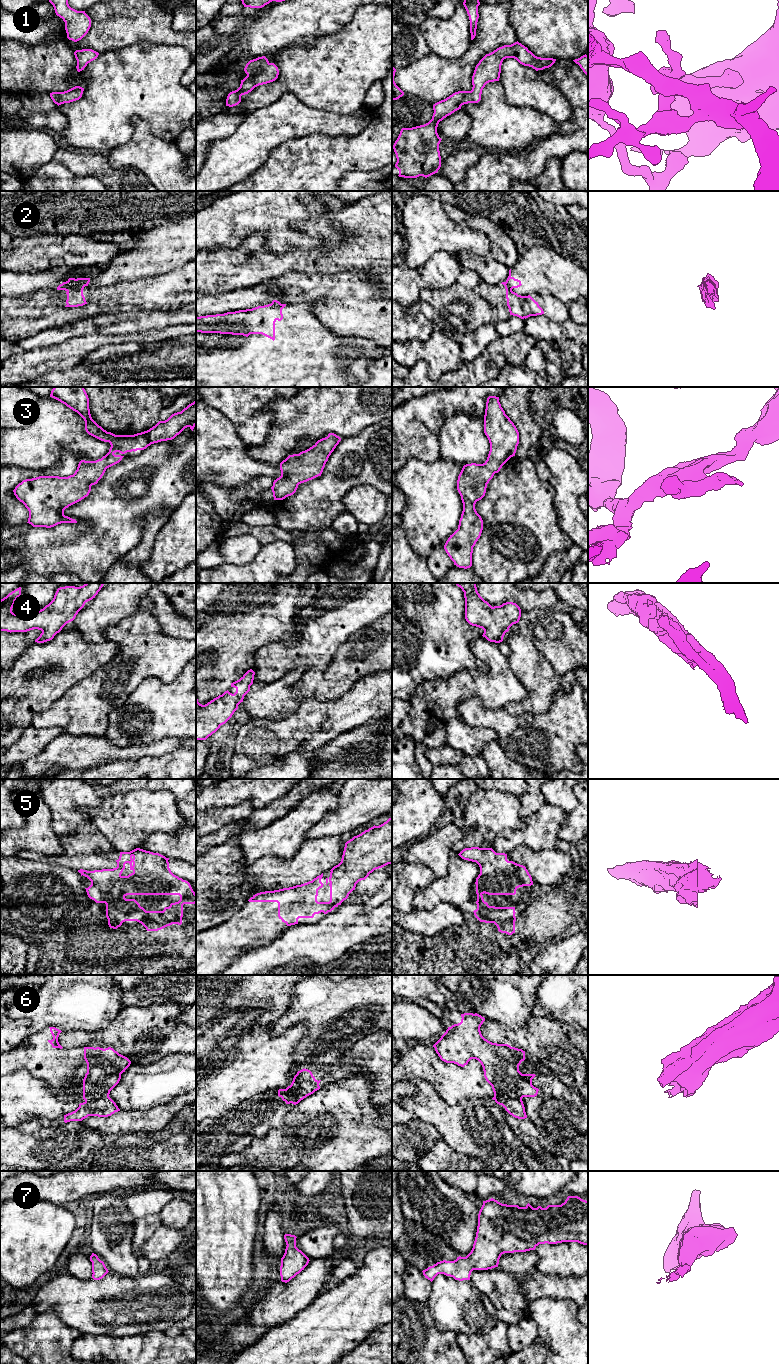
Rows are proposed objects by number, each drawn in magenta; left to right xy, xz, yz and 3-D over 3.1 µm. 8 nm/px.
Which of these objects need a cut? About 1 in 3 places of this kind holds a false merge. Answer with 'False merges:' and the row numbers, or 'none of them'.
False merges: 2, 6

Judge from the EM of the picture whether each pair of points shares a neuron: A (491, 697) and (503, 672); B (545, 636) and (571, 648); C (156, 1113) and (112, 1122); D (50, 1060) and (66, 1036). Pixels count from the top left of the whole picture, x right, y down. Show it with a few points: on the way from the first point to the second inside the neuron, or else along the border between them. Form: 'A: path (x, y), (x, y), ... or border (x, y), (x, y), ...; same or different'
A: path (495, 691), (499, 685), (500, 678); same
B: path (551, 636), (556, 636), (565, 645); same
C: path (145, 1121), (123, 1121); same
D: border (58, 1034), (58, 1042), (63, 1047), (80, 1047); different

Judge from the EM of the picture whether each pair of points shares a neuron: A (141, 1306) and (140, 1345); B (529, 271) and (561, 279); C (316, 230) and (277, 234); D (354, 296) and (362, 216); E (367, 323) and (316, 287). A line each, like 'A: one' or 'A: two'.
A: two
B: one
C: two
D: two
E: one

